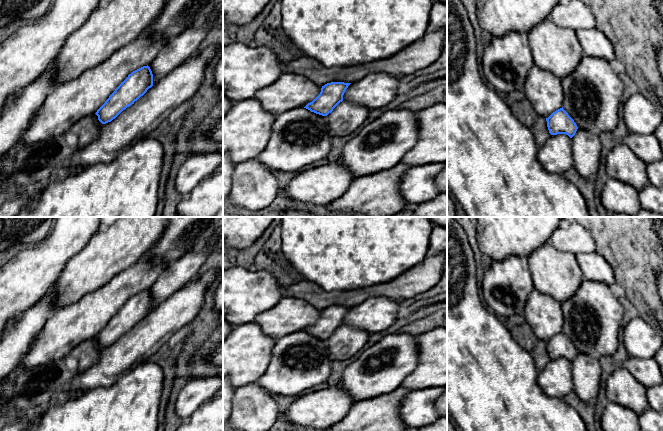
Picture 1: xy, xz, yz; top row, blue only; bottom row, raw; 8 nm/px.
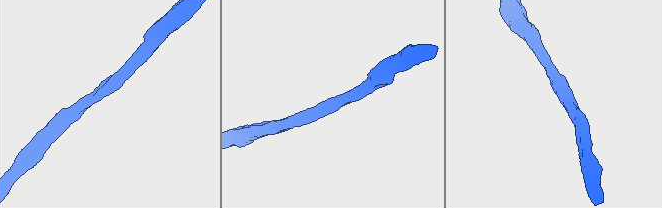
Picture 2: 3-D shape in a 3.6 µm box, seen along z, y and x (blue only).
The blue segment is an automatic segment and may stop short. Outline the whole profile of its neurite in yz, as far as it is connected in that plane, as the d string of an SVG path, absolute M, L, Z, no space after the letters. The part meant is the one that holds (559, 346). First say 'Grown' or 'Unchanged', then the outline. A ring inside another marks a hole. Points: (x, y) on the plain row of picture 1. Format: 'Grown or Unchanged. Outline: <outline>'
Grown. Outline: M534 288L525 305L524 315L535 336L546 342L551 359L566 358L570 362L575 359L578 351L563 333L563 311L559 302Z

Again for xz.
Grown. Outline: M283 297L274 307L257 315L253 323L274 339L304 331L327 340L343 325L343 319L350 308L331 306L320 311L303 299Z

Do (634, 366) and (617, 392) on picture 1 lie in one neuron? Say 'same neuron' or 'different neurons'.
different neurons

